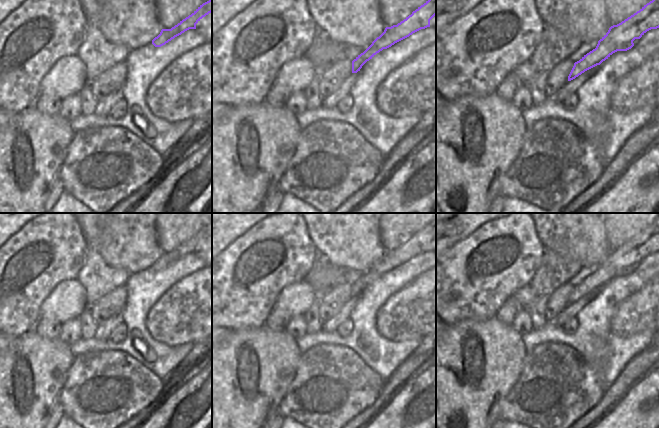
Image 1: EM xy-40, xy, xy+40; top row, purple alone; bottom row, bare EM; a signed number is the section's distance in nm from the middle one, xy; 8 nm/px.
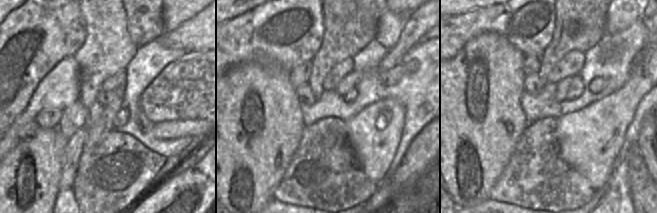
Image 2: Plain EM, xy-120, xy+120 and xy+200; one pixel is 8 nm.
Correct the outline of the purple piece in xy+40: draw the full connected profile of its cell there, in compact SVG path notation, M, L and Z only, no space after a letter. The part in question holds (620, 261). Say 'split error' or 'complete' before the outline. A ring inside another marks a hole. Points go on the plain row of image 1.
split error | M659 216L639 235L609 252L598 265L595 273L584 279L574 290L566 308L552 321L562 327L600 292L600 288L617 275L627 275L634 270L633 265L640 263L647 255L659 252Z

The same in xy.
split error | M436 219L428 223L418 231L411 239L397 249L386 251L384 256L377 261L372 268L352 285L352 297L350 300L328 321L322 323L322 330L331 333L344 323L350 316L356 297L362 290L383 273L387 273L395 267L409 261L413 257L430 251L430 244L436 239Z

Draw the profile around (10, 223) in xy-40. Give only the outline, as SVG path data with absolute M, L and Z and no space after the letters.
M0 213L0 247L41 214L43 213Z

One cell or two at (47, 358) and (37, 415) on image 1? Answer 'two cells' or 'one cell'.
one cell

